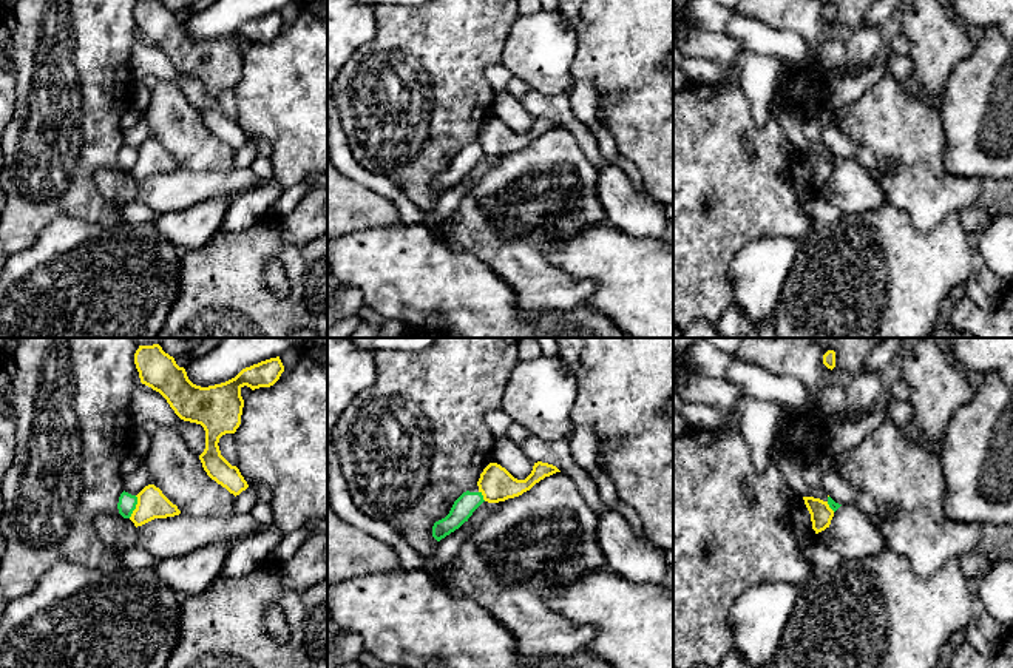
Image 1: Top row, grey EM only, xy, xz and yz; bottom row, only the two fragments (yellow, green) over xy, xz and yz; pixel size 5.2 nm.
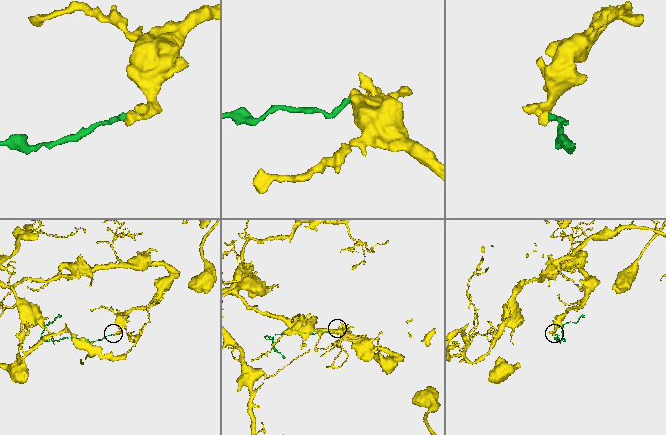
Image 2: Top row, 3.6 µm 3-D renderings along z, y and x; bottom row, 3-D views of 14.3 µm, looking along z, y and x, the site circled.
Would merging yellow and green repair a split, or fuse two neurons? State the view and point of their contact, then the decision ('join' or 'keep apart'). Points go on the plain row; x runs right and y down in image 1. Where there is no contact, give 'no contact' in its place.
meets yellow in xy at (136, 161); keep apart

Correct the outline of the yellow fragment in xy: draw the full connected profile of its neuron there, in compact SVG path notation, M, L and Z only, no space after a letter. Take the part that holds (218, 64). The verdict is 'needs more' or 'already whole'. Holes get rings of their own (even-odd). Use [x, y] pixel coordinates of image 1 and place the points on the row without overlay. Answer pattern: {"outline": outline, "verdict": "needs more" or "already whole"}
{"outline": "M139 0L134 19L141 37L159 46L181 74L204 82L205 103L199 114L207 130L235 151L246 145L247 136L221 110L218 97L222 89L235 88L241 79L241 43L270 42L280 34L284 26L280 11L246 22L235 32L208 42L193 39L185 23L161 0Z", "verdict": "already whole"}

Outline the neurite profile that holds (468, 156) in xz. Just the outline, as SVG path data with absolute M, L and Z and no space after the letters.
M479 140L469 142L466 147L463 147L452 159L449 168L435 176L432 180L432 191L440 196L456 184L459 184L468 173L473 170L473 167L483 157L483 150L479 145Z

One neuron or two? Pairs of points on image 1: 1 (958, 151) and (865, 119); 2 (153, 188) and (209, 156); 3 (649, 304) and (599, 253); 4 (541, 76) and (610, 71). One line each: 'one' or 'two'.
1: two
2: two
3: one
4: two

